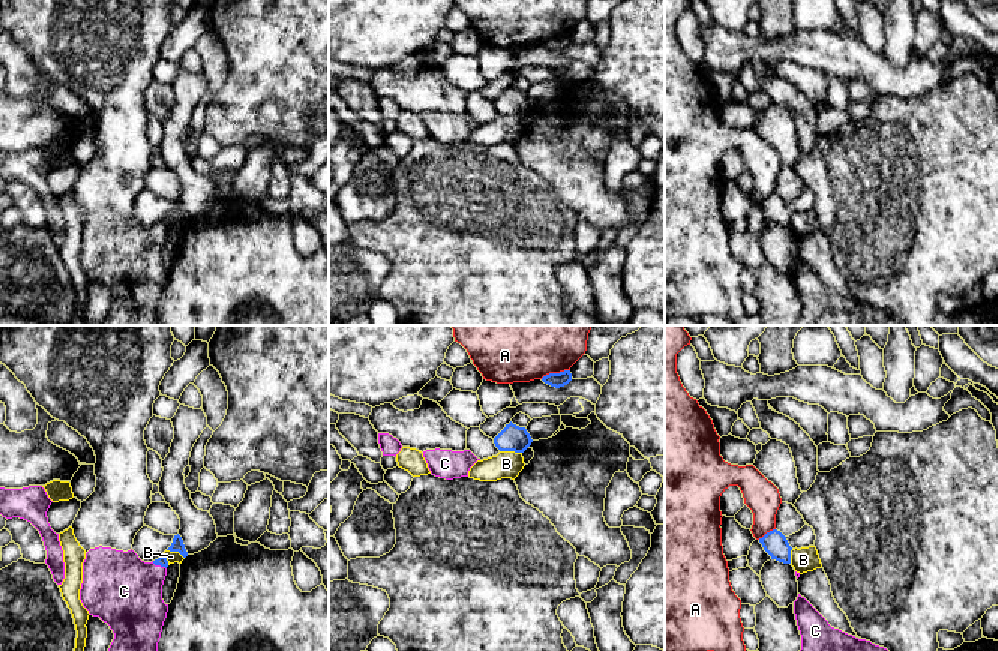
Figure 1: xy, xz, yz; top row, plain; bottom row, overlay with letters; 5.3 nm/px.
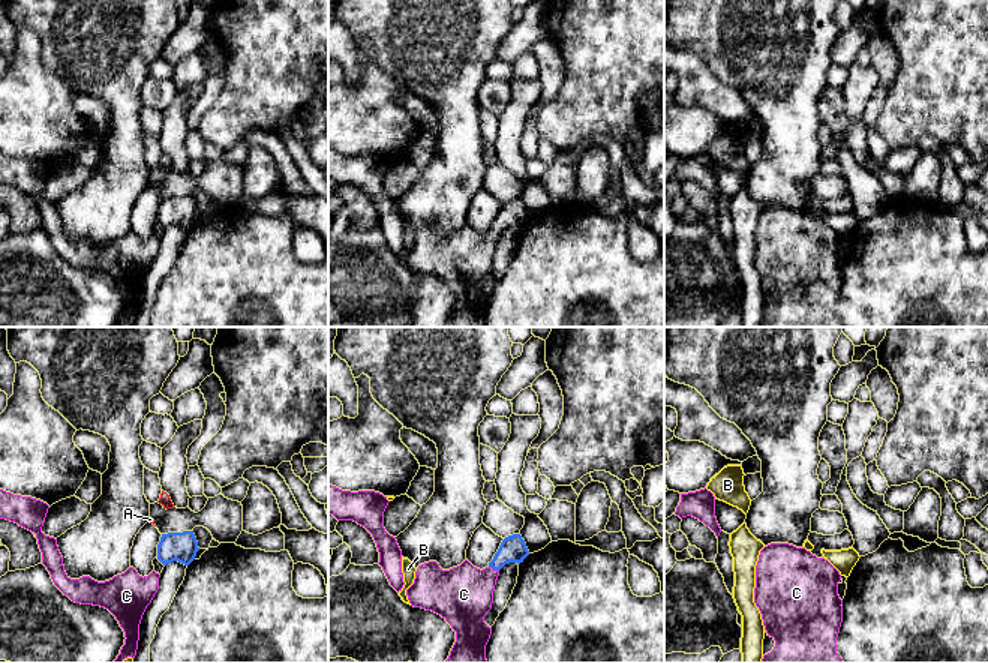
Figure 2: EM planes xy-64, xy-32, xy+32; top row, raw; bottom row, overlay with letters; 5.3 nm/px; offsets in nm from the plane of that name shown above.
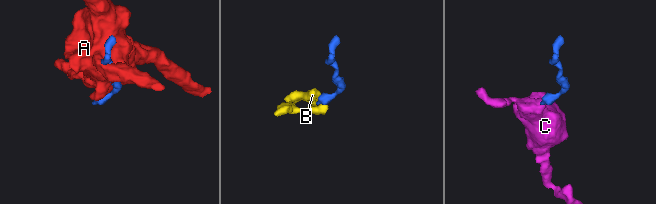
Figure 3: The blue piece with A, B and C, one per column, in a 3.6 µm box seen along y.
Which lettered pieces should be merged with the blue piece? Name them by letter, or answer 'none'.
C

